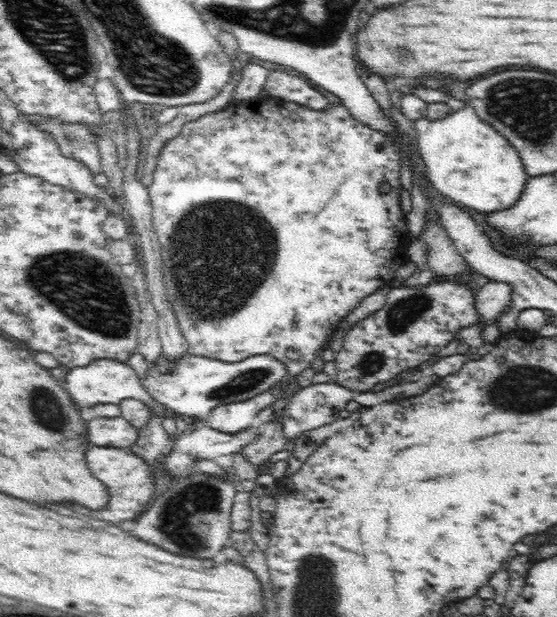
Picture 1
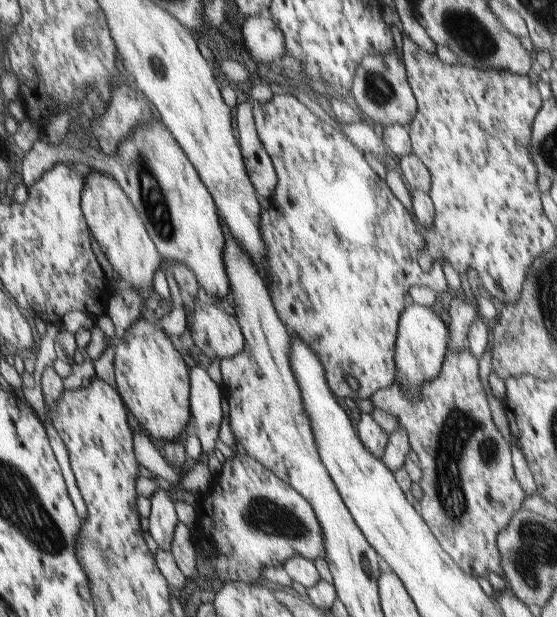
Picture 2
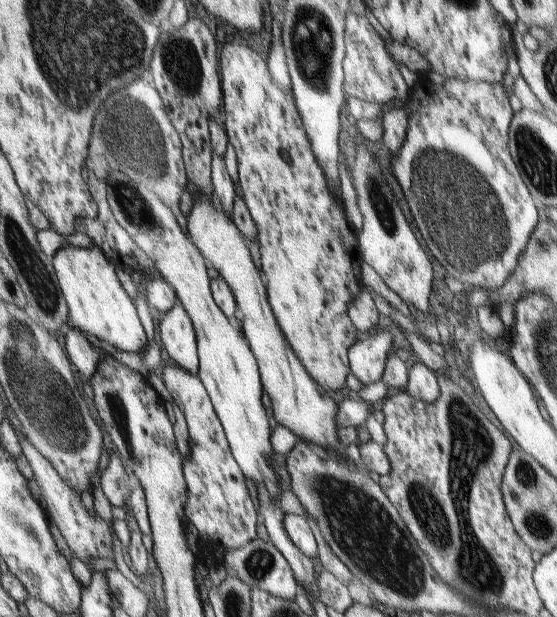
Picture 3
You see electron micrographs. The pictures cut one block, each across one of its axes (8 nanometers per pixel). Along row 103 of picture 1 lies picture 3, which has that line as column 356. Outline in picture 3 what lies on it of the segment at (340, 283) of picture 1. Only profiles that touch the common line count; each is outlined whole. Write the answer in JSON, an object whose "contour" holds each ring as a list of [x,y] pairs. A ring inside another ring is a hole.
{"contour":[[[225,44],[220,52],[220,73],[222,74],[223,94],[224,94],[224,114],[222,116],[222,124],[225,129],[229,143],[236,151],[238,159],[238,173],[240,175],[240,188],[242,196],[249,214],[252,216],[257,227],[259,244],[259,254],[261,255],[261,273],[264,279],[264,284],[267,288],[267,302],[271,306],[272,313],[276,316],[276,323],[282,329],[283,336],[286,337],[288,345],[294,352],[298,361],[302,362],[303,368],[307,370],[311,378],[318,382],[323,388],[330,388],[334,391],[342,389],[346,385],[348,374],[351,372],[350,358],[347,353],[354,345],[356,340],[356,328],[351,318],[347,316],[347,304],[359,293],[362,288],[360,285],[360,264],[358,262],[358,252],[356,252],[356,234],[350,230],[350,226],[346,224],[344,218],[344,210],[342,210],[342,200],[336,197],[331,189],[327,186],[327,178],[323,176],[323,170],[319,168],[319,162],[316,161],[314,153],[311,150],[310,141],[307,138],[306,129],[303,128],[302,118],[299,116],[298,109],[294,108],[294,96],[292,92],[284,94],[282,90],[278,90],[268,74],[266,62],[248,46],[244,44]]]}

